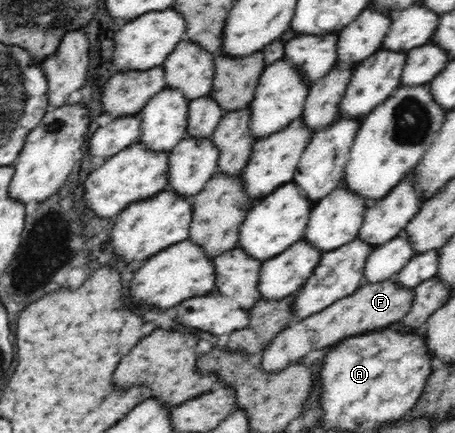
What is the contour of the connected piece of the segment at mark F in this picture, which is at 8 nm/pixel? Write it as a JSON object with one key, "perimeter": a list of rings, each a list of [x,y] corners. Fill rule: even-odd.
{"perimeter":[[[393,278],[362,283],[354,293],[333,302],[318,313],[291,323],[277,333],[276,337],[260,352],[264,368],[282,370],[290,362],[306,357],[310,351],[316,351],[322,347],[333,347],[338,342],[344,341],[346,337],[352,337],[353,334],[362,334],[382,326],[392,325],[392,322],[401,320],[412,309],[415,299],[414,289],[398,284]]]}

